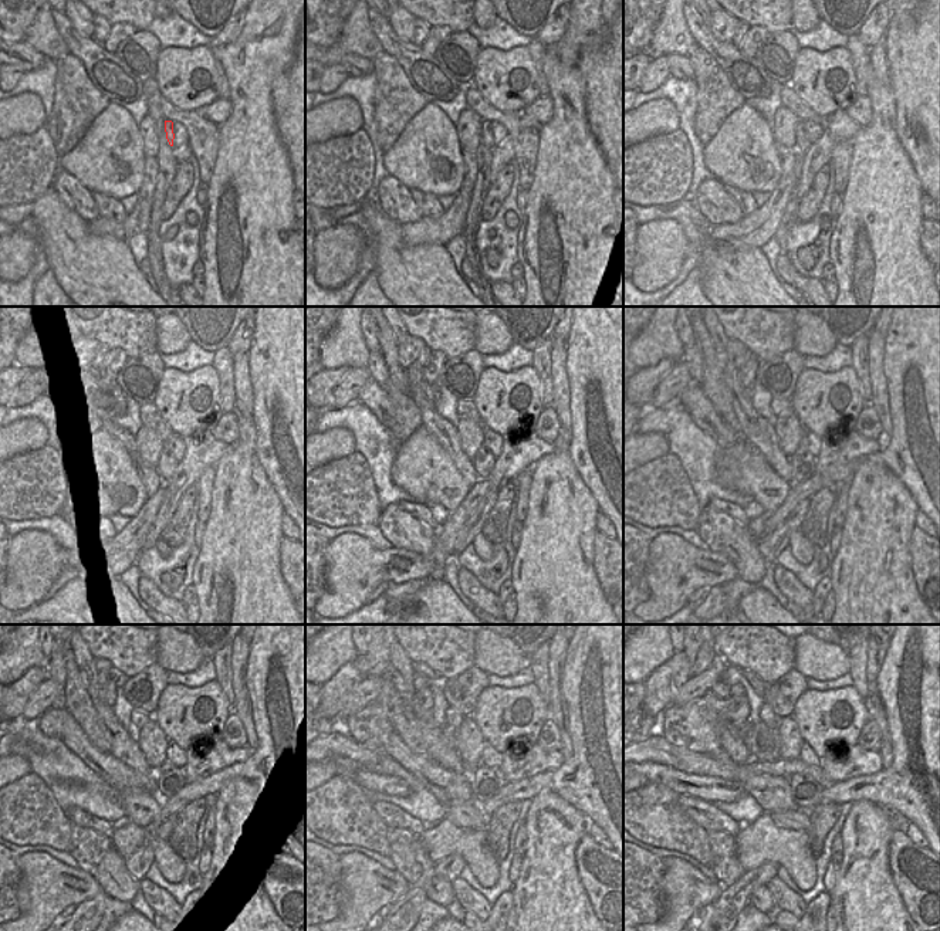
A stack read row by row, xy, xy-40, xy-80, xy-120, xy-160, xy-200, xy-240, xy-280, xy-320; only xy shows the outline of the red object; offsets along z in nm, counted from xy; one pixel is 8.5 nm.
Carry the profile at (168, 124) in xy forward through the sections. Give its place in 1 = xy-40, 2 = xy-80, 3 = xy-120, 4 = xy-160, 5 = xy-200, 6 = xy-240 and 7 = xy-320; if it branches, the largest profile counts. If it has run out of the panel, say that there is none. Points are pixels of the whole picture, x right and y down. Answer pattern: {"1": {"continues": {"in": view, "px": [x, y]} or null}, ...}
{"1": {"continues": {"in": "xy-40", "px": [486, 139]}}, "2": {"continues": {"in": "xy-80", "px": [802, 144]}}, "3": {"continues": {"in": "xy-120", "px": [166, 464]}}, "4": {"continues": {"in": "xy-160", "px": [483, 463]}}, "5": {"continues": {"in": "xy-200", "px": [802, 461]}}, "6": {"continues": {"in": "xy-240", "px": [168, 779]}}, "7": {"continues": {"in": "xy-320", "px": [805, 792]}}}

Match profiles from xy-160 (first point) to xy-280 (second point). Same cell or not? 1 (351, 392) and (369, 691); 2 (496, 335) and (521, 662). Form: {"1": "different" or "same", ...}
{"1": "same", "2": "same"}

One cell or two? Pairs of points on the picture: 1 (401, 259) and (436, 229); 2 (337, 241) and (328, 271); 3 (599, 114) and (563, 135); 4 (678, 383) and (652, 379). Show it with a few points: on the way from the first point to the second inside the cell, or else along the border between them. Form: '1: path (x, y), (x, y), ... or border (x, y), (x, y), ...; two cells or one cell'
1: border (399, 224), (399, 237), (406, 246), (443, 246); two cells
2: path (337, 249), (334, 264); one cell
3: border (584, 88), (587, 125), (599, 152); two cells
4: border (675, 364), (649, 402); two cells

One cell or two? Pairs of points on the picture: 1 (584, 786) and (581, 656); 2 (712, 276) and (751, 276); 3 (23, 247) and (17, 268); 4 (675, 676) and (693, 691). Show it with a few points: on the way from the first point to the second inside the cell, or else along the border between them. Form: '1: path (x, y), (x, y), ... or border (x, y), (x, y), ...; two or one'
1: path (584, 754), (577, 707), (578, 689); one
2: path (722, 276), (741, 277); one
3: path (17, 253), (17, 263); one
4: border (692, 674), (678, 690), (672, 703); two

